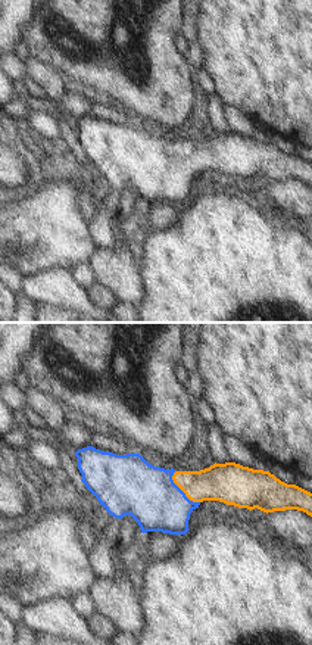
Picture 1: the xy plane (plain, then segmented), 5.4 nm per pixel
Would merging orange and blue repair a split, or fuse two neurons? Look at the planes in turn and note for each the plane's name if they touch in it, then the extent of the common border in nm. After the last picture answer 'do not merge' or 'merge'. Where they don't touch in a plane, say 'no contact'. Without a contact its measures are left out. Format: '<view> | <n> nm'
xy | 220 nm

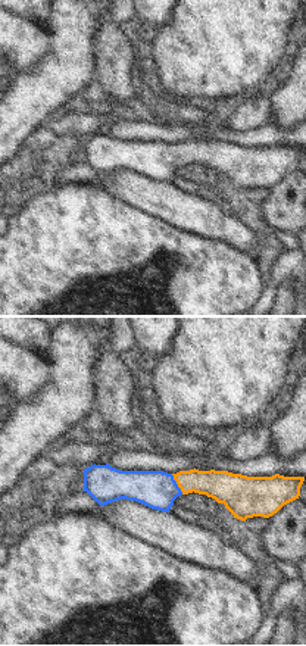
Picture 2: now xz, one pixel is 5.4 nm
xz | 130 nm

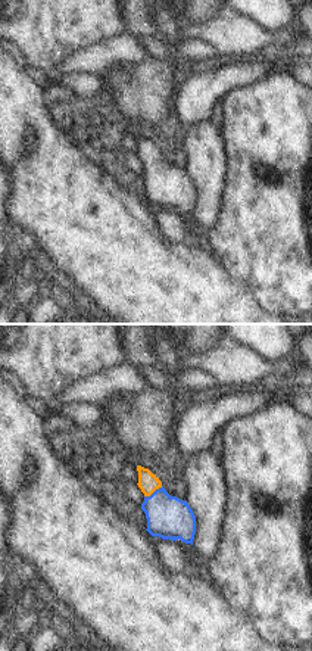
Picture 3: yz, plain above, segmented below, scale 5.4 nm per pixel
yz | 120 nm

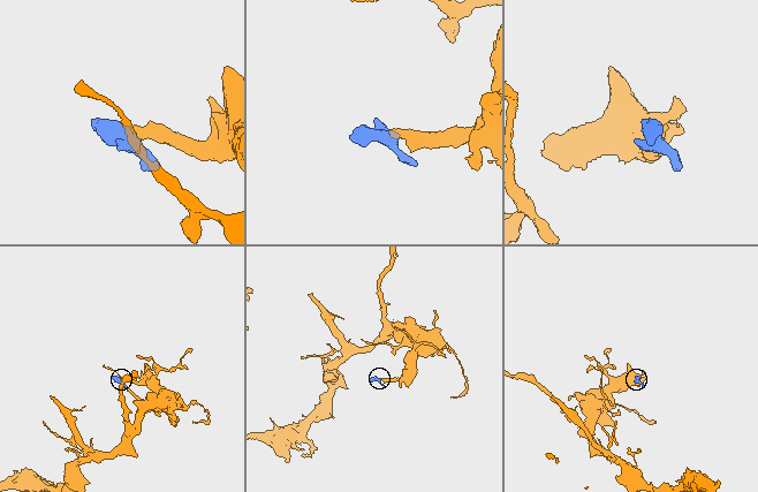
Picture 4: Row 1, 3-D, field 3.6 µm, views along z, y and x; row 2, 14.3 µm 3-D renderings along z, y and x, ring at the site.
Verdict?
merge

